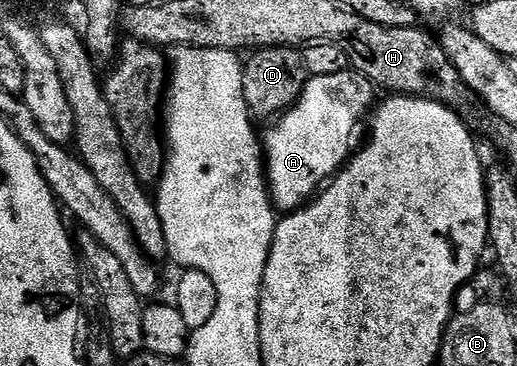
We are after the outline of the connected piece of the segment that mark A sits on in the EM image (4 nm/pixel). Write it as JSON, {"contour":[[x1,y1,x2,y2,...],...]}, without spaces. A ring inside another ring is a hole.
{"contour":[[354,68,333,72,333,76,308,77,298,102,272,125,276,126,267,138,265,134,262,139,267,184,276,211,290,212,307,205,324,183,334,179,347,165,360,141,363,117,367,109,369,114,376,105,375,93,375,83]]}

